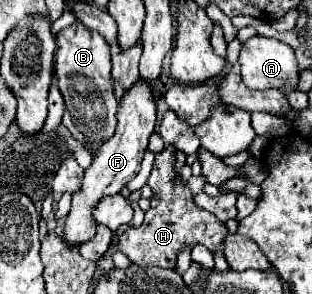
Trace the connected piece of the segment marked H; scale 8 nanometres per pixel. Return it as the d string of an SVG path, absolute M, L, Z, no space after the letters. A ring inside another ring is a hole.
M169 145L155 155L147 185L155 195L151 199L151 209L145 213L145 221L139 227L127 229L117 239L119 251L123 251L135 265L175 269L179 253L183 249L193 249L195 245L205 245L211 253L223 251L225 235L229 235L227 225L193 201L193 193L187 187L187 181L175 173L175 149L169 149Z

